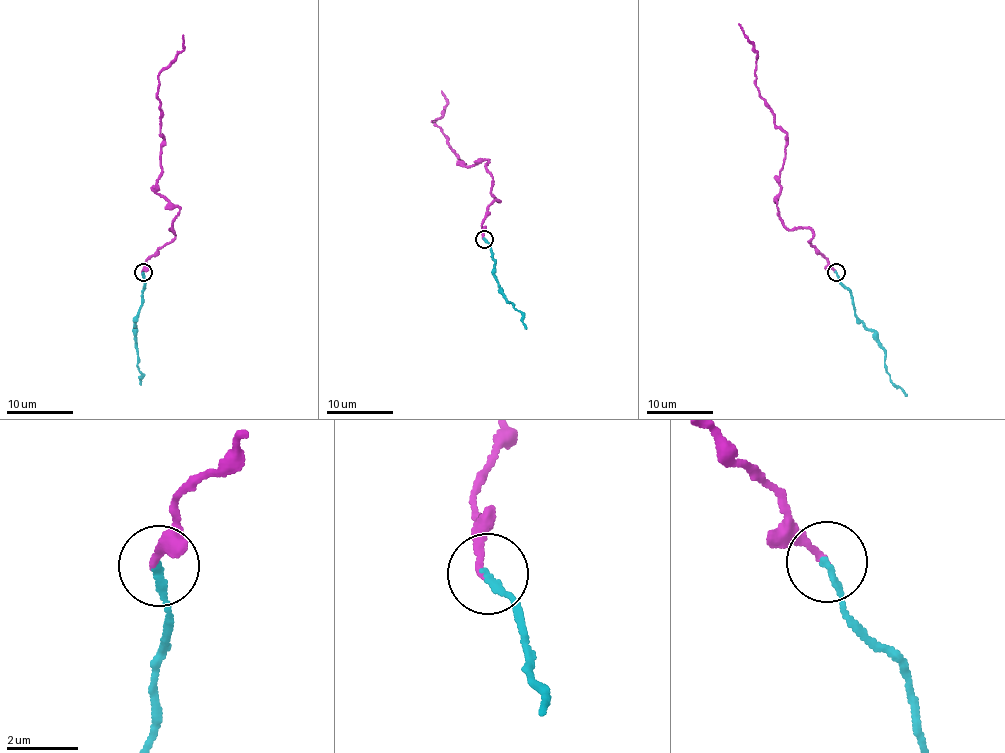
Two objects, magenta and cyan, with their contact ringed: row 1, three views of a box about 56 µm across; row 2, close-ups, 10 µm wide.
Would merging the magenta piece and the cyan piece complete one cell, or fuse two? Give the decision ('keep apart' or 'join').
join

